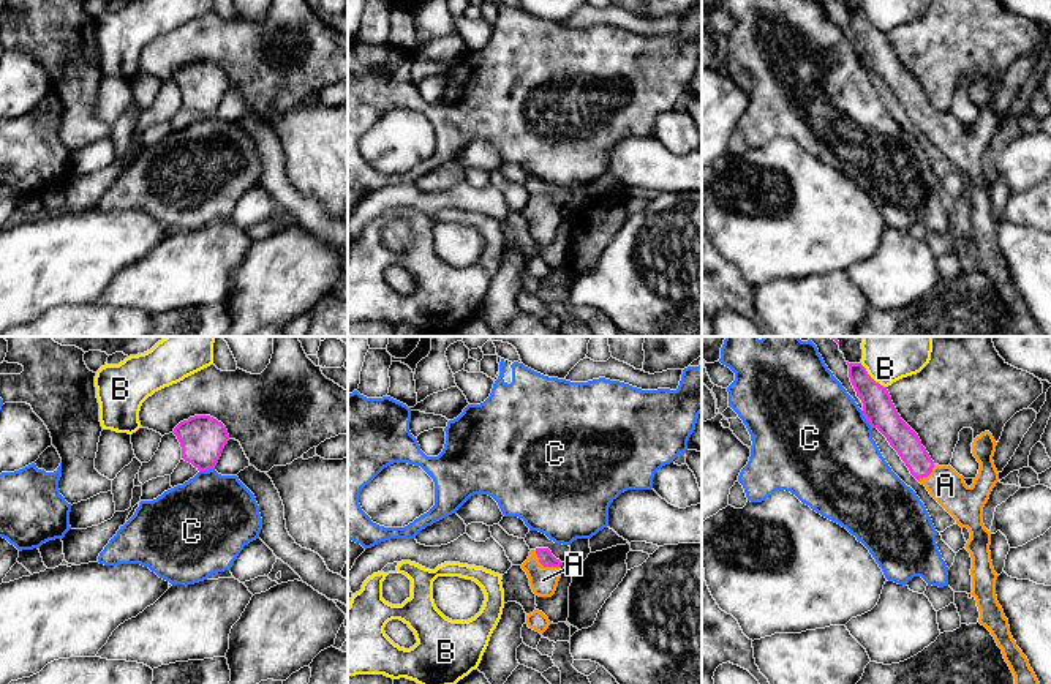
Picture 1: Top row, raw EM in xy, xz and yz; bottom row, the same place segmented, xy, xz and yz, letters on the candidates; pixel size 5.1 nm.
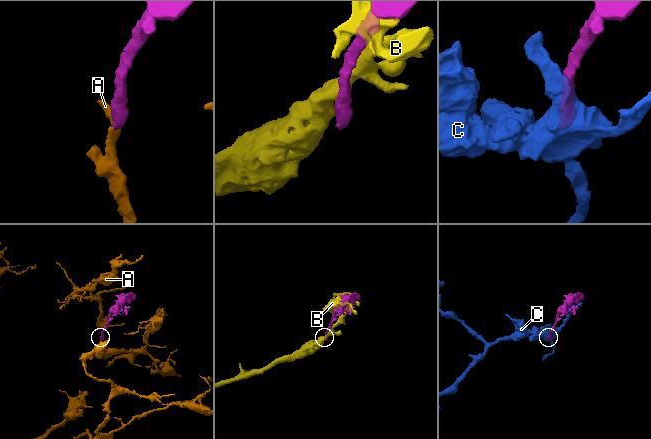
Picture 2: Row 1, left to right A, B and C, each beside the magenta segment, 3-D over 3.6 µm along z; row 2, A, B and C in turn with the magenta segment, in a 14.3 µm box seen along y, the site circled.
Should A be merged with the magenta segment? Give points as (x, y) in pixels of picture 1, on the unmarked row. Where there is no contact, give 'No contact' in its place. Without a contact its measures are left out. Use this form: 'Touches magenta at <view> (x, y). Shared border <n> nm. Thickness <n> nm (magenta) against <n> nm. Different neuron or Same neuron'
Touches magenta at xz (544, 212). Shared border 160 nm. Thickness 80 nm (magenta) against 140 nm. Same neuron

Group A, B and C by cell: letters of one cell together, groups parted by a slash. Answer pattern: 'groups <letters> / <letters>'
groups A / B / C

